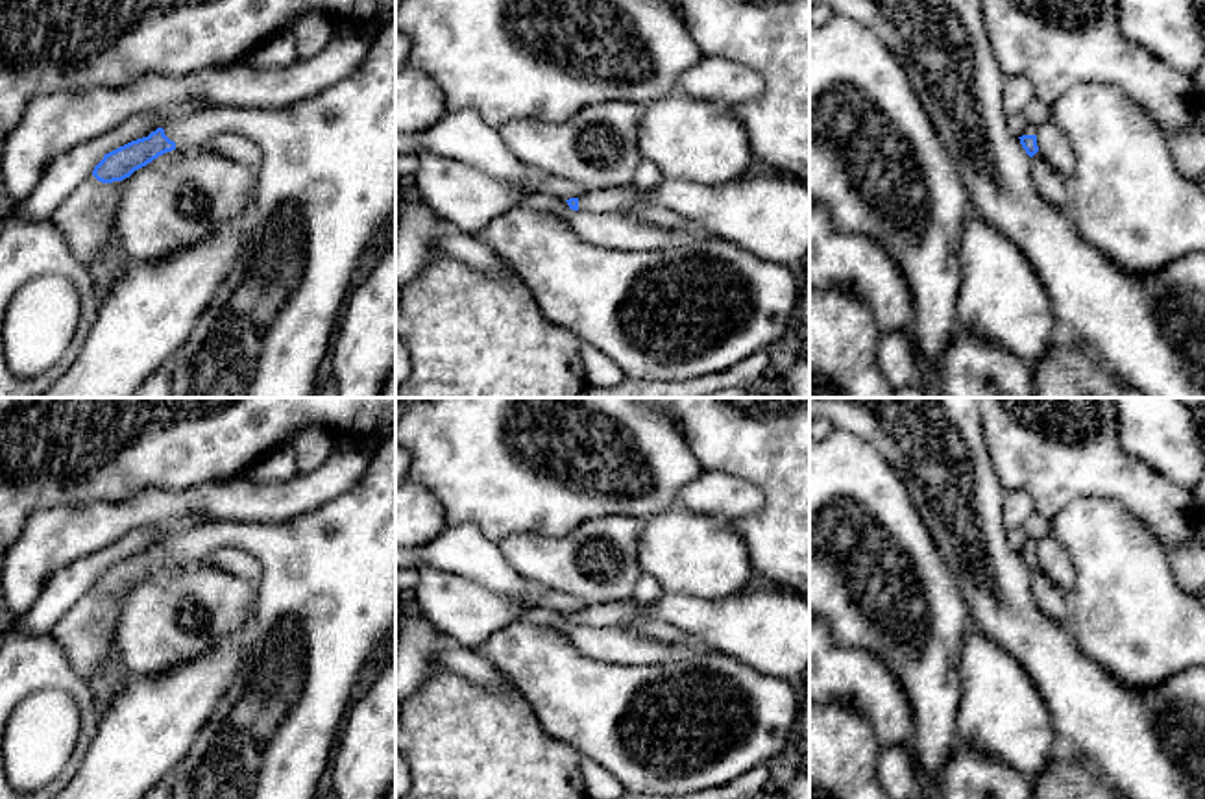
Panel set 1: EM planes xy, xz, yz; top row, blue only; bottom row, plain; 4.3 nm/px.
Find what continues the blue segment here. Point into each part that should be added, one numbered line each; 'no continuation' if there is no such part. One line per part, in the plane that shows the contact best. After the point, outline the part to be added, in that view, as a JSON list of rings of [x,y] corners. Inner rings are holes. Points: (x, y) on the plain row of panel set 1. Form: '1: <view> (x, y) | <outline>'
1: xy (326, 600) | [[[396,424],[360,485],[323,507],[281,523],[209,520],[163,544],[176,562],[238,547],[262,568],[246,658],[172,771],[170,799],[318,799],[360,671],[396,625]]]

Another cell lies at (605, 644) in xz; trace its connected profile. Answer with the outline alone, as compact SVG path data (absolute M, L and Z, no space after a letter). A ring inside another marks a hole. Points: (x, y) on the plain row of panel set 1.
M573 625L560 631L582 655L602 664L649 666L663 664L688 655L676 647L623 627Z

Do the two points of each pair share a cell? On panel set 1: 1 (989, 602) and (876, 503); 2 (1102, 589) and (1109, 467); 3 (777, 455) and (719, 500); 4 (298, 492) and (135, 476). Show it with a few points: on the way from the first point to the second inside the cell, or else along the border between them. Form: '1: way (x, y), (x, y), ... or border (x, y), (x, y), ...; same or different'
1: border (925, 524), (949, 576), (965, 600); different
2: border (1065, 505), (1111, 498), (1144, 524); different
3: border (705, 468), (753, 481), (764, 496), (764, 507); different
4: border (239, 476), (213, 479), (183, 491), (163, 491); different

